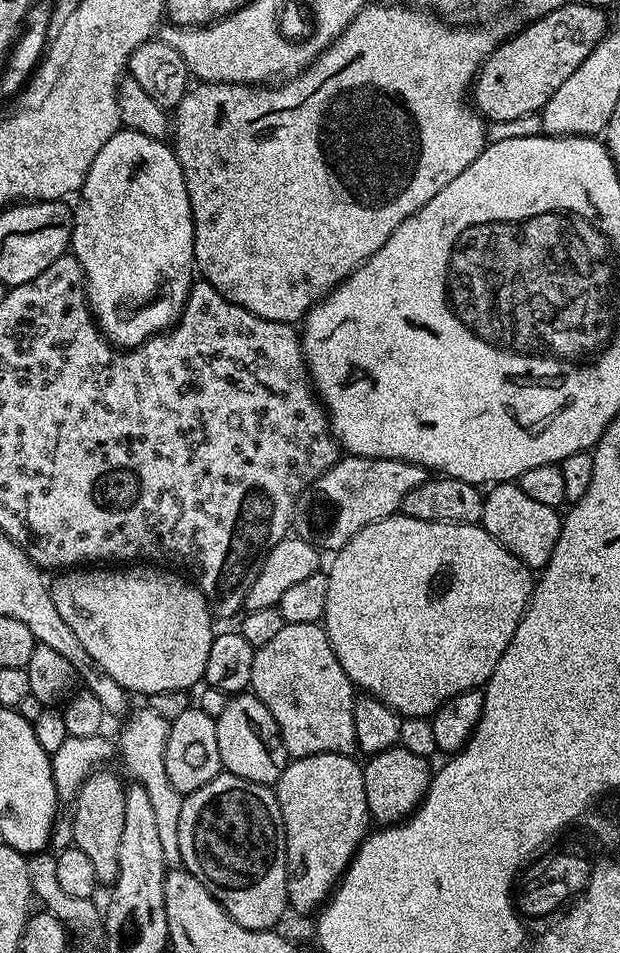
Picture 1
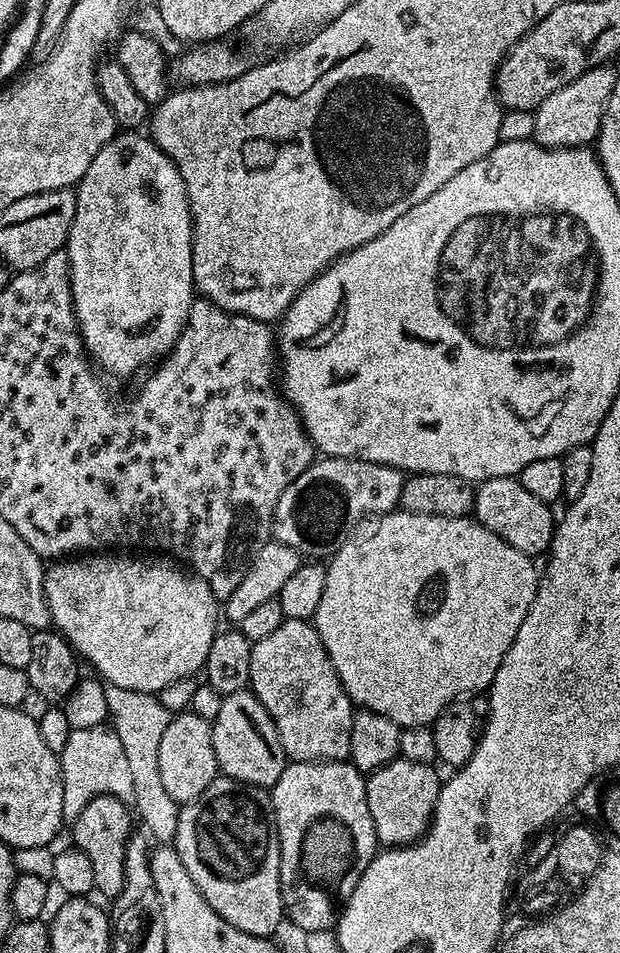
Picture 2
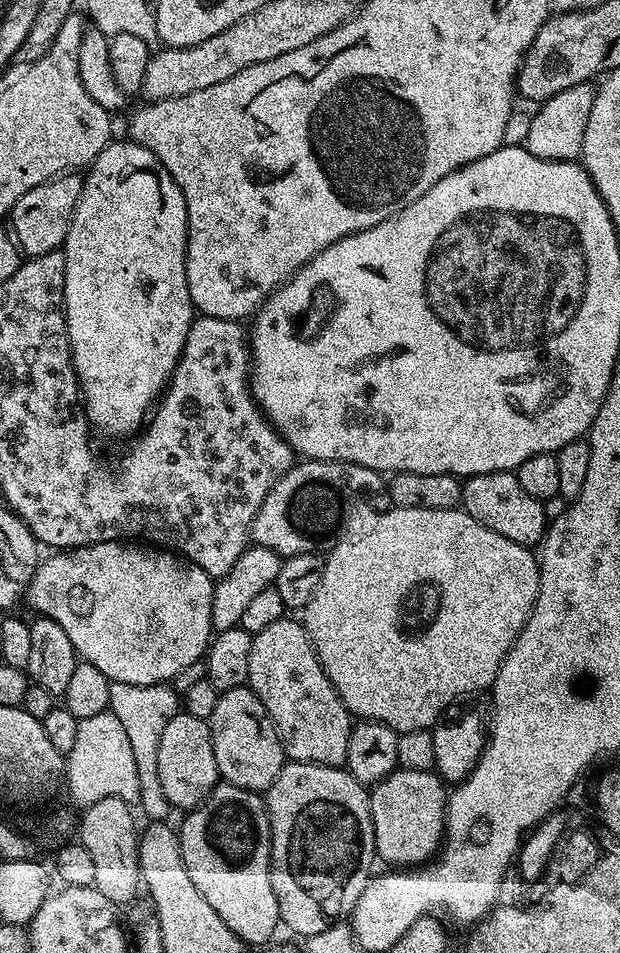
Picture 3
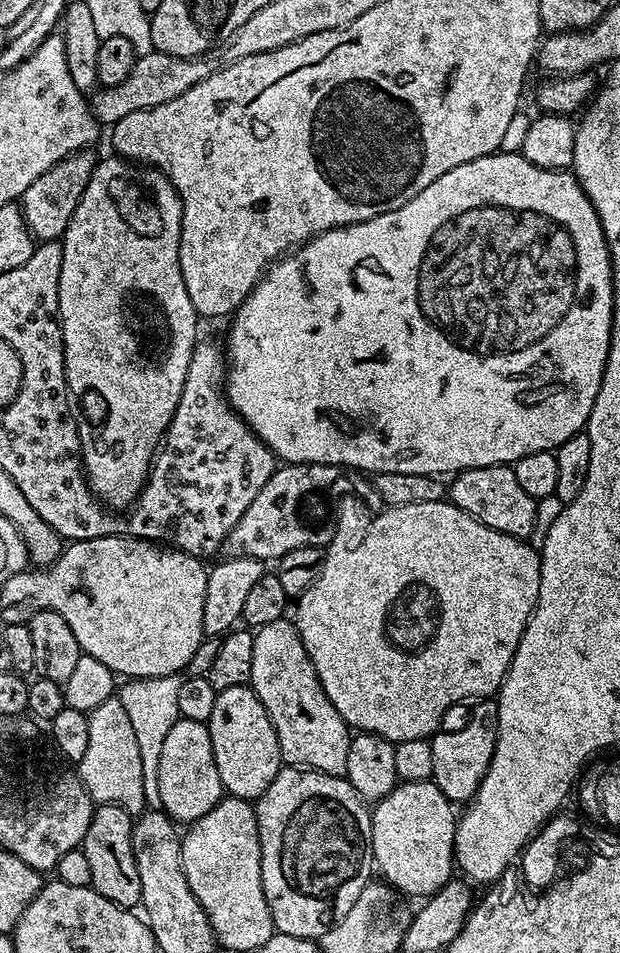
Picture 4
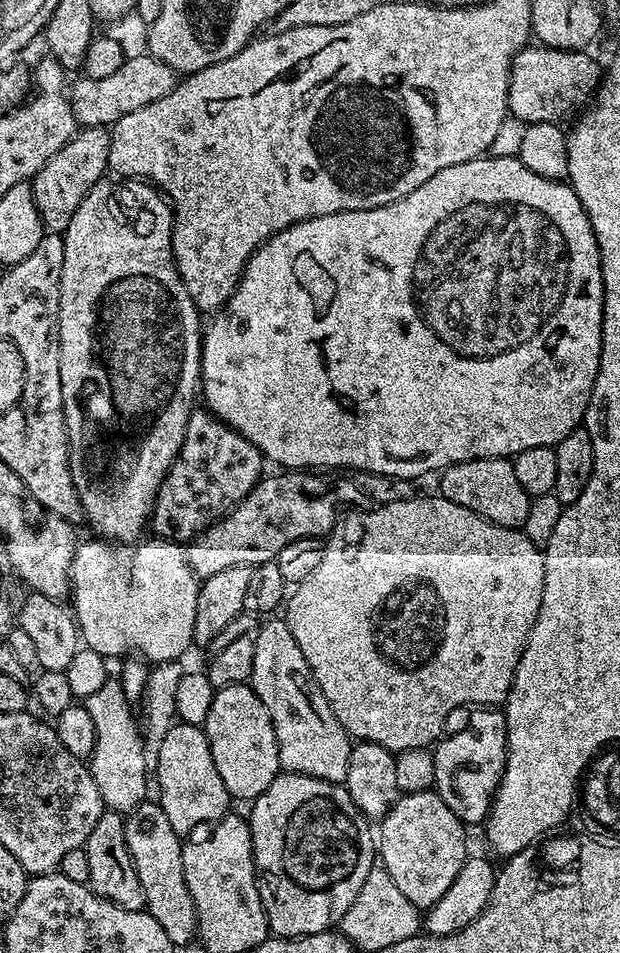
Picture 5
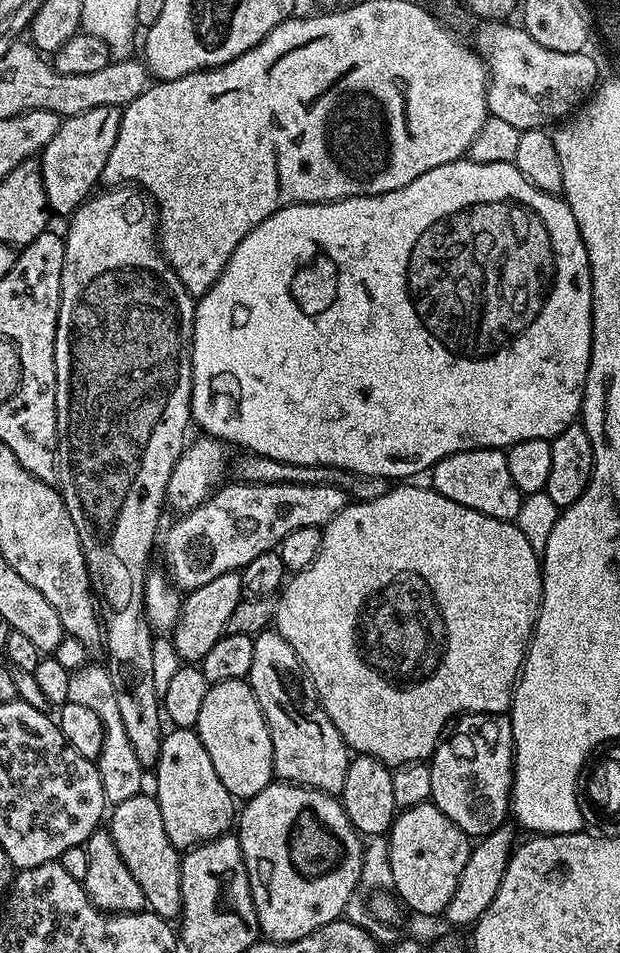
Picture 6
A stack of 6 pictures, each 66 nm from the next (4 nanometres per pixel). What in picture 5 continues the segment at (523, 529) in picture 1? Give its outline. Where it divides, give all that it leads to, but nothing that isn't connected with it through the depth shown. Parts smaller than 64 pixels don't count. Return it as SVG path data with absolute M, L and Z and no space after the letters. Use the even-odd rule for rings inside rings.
M499 456L498 458L478 458L458 462L443 469L438 479L440 479L439 495L445 496L450 502L458 506L466 506L466 510L503 528L523 529L525 527L530 498L526 490L518 486L518 478L514 474L511 459Z

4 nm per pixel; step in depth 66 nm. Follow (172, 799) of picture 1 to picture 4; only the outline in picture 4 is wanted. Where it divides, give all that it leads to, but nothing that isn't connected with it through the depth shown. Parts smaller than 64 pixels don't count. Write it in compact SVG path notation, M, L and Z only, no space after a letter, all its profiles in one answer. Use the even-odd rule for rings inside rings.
M172 675L166 677L146 677L144 679L129 679L128 684L119 689L118 699L126 708L130 718L130 726L134 730L134 739L138 741L138 754L142 754L142 782L146 790L146 805L156 806L160 803L158 794L158 758L164 756L166 734L170 734L170 726L181 719L178 710L178 686L181 677Z

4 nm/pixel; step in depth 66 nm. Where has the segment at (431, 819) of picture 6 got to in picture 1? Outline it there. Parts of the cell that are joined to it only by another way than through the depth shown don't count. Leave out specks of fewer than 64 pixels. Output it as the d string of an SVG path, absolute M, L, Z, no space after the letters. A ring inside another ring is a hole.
M399 746L382 750L377 756L369 756L363 761L368 815L377 825L403 821L420 807L434 775L433 765L428 764L431 764L429 757L410 754L410 750Z

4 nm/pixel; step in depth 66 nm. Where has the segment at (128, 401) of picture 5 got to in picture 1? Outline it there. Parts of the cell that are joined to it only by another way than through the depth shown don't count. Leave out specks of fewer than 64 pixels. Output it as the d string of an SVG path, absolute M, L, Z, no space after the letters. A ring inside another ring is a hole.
M117 130L110 138L110 142L106 142L106 146L98 150L98 158L94 158L86 174L84 187L80 189L78 196L81 200L80 205L75 205L74 208L70 252L78 258L84 271L84 287L88 290L88 307L92 309L100 331L113 345L124 350L134 349L140 344L145 344L152 336L167 332L179 321L180 315L184 312L184 303L188 300L188 291L192 289L194 283L194 222L182 166L178 162L175 151L164 140L155 140L141 132Z

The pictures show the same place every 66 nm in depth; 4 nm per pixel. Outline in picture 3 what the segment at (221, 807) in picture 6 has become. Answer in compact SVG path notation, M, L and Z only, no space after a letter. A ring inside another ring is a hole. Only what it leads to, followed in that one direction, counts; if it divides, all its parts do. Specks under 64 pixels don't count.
M183 710L170 718L166 730L162 730L162 742L158 742L158 778L162 778L162 791L173 809L197 808L211 794L220 780L220 771L214 758L209 721L194 718L194 714Z

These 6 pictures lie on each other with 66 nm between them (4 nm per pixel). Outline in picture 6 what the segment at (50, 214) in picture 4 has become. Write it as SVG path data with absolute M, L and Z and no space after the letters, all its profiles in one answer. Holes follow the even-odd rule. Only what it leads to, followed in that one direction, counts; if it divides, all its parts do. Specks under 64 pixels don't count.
M100 106L77 116L61 119L59 130L38 156L49 213L56 215L57 212L64 218L71 217L93 195L94 189L101 183L100 175L114 146L114 138L118 138L120 113L119 108Z

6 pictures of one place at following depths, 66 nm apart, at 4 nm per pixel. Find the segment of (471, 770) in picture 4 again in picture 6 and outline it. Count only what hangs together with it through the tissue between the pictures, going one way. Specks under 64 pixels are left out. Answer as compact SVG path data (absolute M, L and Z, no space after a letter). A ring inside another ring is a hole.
M464 714L455 727L441 739L430 757L431 803L469 838L488 836L510 816L516 758L512 721L496 714Z

